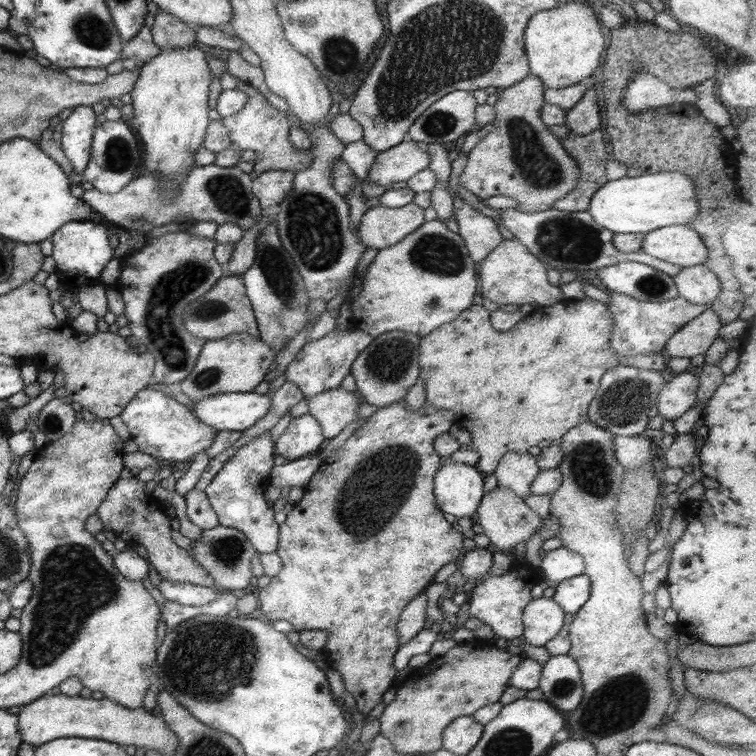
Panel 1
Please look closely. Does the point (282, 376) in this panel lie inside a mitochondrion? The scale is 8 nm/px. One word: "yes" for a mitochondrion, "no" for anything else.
no

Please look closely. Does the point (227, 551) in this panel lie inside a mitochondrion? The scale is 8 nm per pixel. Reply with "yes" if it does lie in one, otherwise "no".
yes

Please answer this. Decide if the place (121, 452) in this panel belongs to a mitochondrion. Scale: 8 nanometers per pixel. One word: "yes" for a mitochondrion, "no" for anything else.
no

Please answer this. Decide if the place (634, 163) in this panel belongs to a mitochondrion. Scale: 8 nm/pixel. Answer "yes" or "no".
no

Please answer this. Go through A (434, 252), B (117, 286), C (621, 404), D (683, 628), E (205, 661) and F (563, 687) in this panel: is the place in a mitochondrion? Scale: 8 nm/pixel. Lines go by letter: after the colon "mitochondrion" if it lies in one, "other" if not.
A: mitochondrion
B: other
C: mitochondrion
D: other
E: mitochondrion
F: mitochondrion

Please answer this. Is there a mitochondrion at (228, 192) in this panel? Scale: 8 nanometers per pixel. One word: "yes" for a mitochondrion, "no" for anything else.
yes

